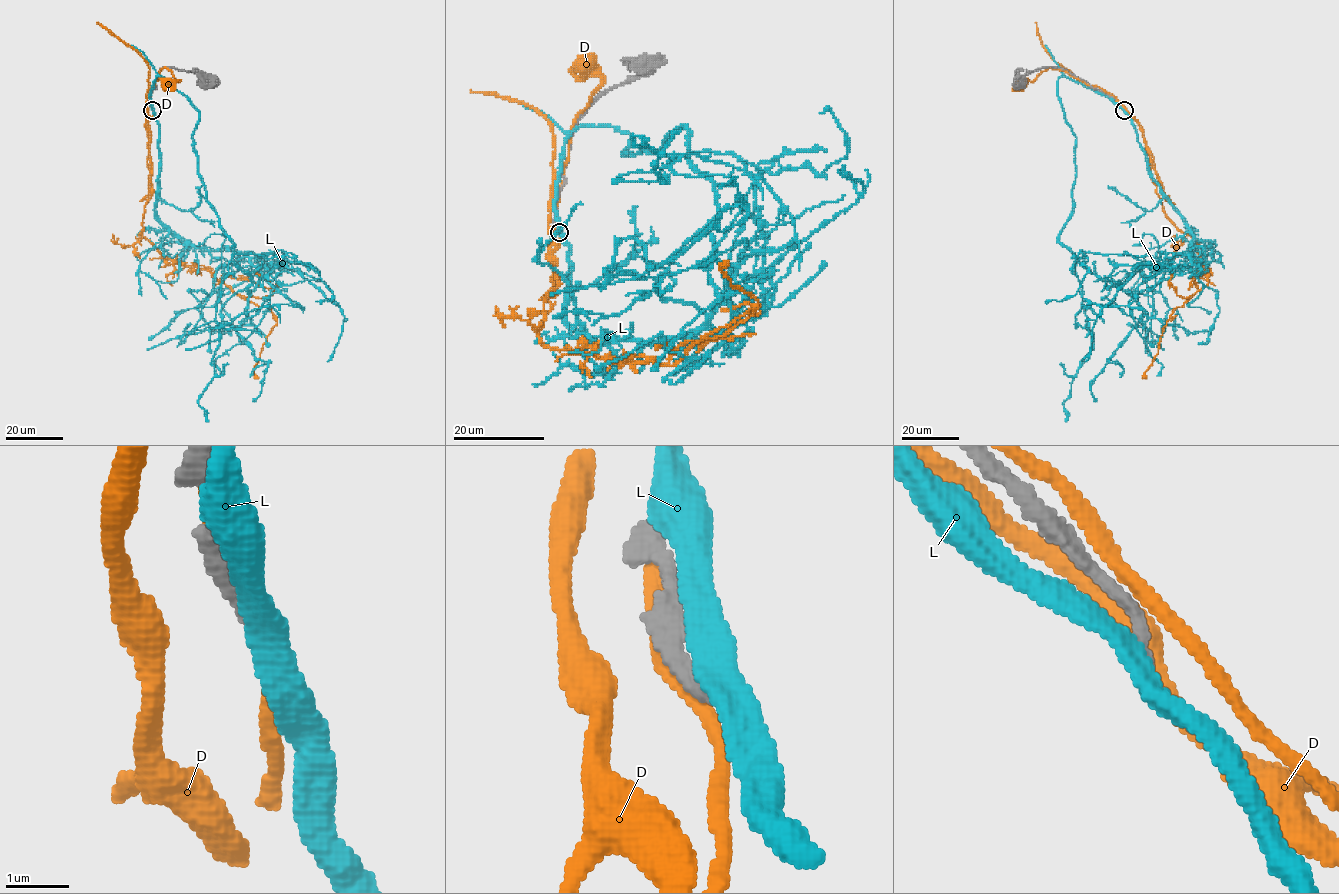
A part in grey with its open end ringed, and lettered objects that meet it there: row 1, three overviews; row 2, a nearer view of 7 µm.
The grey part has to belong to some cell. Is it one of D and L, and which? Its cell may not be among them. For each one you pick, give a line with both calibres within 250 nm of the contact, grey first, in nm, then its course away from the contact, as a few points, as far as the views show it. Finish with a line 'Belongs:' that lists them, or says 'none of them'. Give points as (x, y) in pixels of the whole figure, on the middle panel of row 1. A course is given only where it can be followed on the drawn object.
Belongs: none of them

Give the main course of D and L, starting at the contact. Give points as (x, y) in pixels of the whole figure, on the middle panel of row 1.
D: (556, 229), (556, 203), (563, 180), (563, 167), (568, 160), (571, 129), (601, 82), (601, 78), (581, 61)
L: (559, 231), (578, 127), (629, 132), (624, 155), (684, 127), (718, 212), (668, 261), (742, 202), (718, 187)

